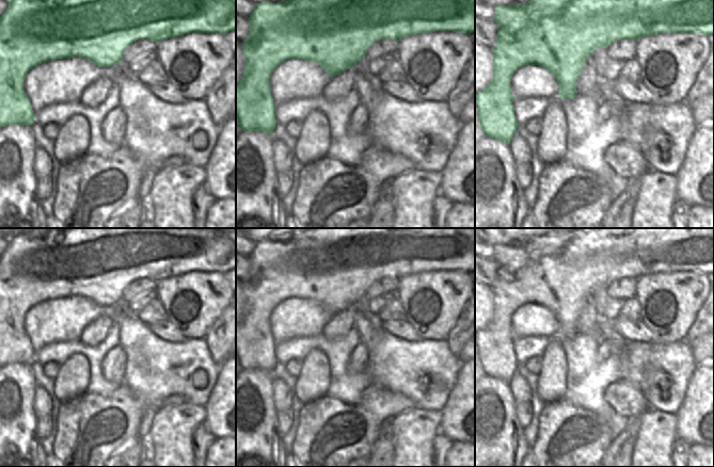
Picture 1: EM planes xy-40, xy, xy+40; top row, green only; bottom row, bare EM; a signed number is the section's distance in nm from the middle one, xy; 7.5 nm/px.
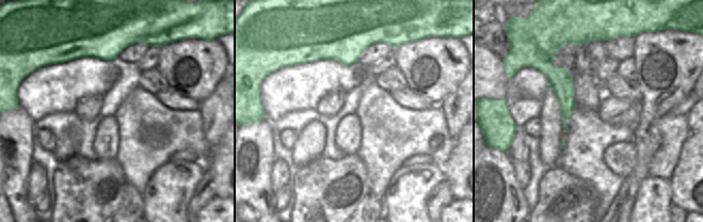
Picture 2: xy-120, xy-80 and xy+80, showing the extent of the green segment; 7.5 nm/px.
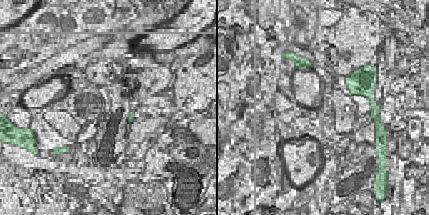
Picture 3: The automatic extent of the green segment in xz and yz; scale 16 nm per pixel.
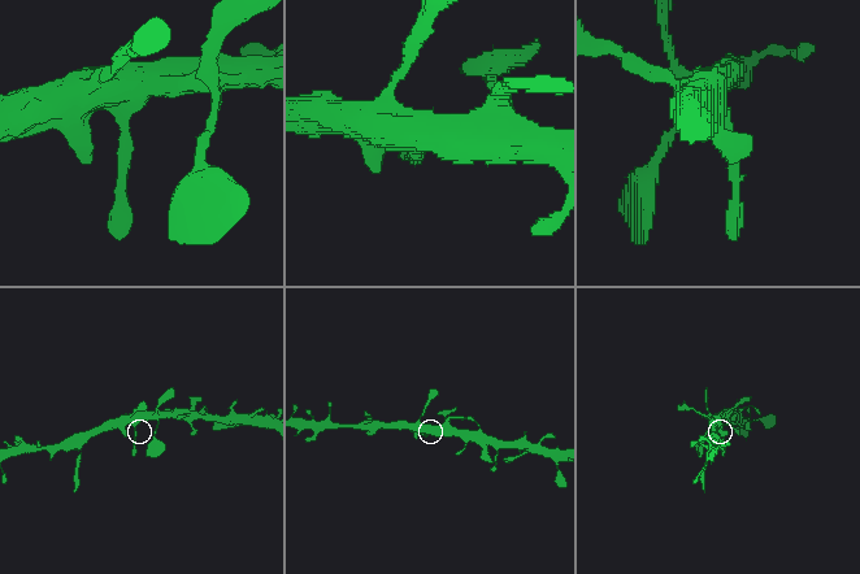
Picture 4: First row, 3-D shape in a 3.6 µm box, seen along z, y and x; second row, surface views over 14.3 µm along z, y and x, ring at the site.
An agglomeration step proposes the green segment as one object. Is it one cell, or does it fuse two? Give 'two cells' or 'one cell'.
one cell

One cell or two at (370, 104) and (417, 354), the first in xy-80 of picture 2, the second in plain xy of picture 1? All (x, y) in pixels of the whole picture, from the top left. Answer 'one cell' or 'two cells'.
one cell

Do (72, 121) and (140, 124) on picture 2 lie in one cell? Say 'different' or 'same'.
different

